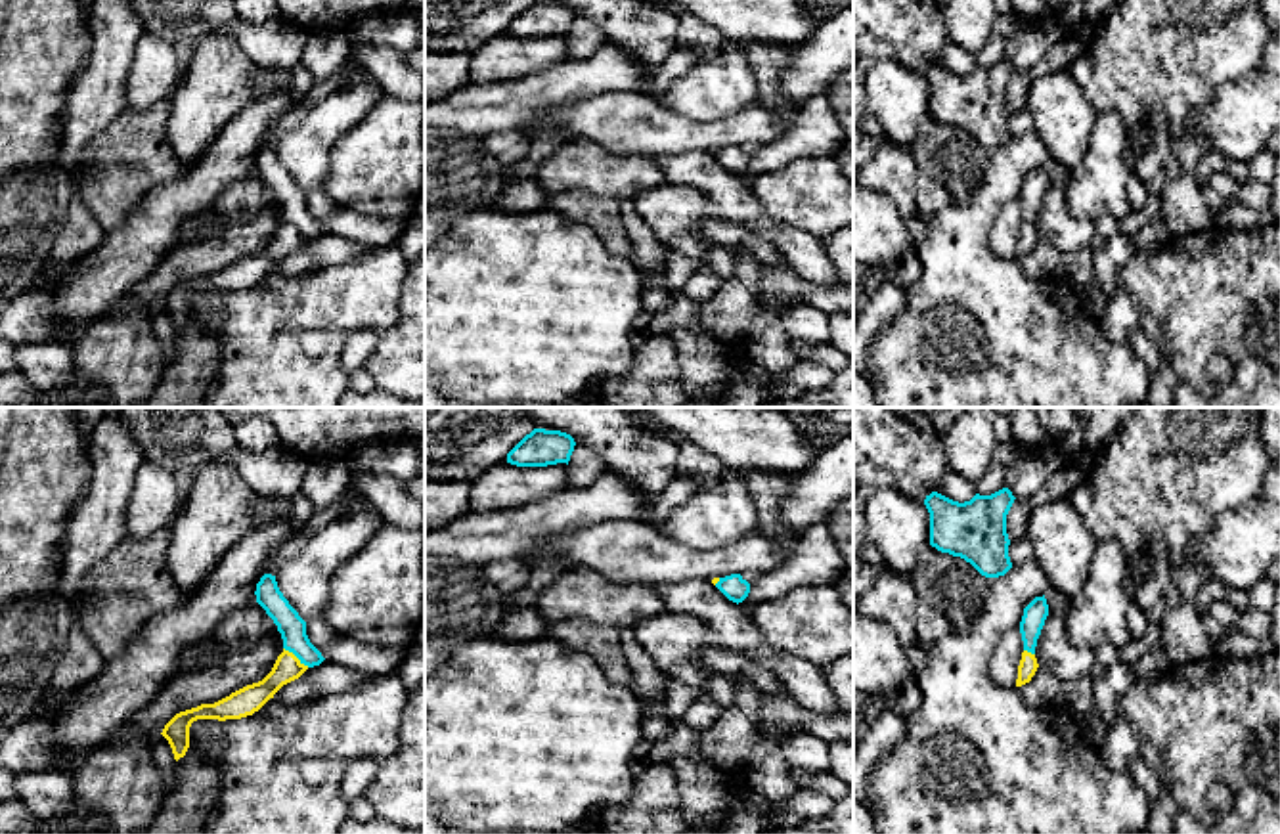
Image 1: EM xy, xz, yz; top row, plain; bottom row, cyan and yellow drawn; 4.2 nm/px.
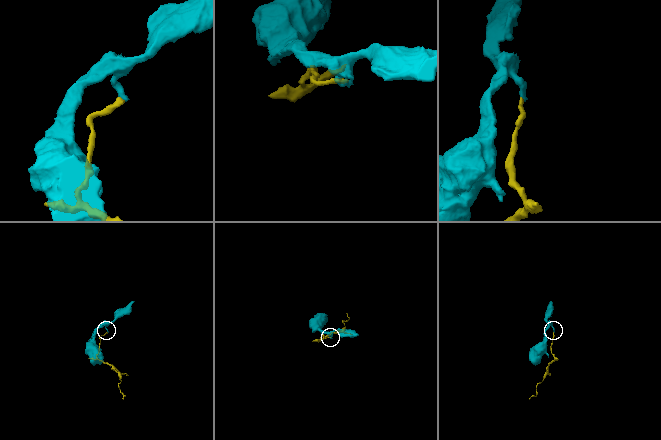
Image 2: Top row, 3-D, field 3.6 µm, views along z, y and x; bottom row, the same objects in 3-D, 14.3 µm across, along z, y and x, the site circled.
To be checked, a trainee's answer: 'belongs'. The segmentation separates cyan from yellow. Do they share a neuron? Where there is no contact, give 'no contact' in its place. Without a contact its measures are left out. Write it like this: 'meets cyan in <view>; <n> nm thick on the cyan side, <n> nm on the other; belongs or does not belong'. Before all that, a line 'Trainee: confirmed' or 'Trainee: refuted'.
Trainee: refuted
meets cyan in xy; 110 nm thick on the cyan side, 120 nm on the other; does not belong

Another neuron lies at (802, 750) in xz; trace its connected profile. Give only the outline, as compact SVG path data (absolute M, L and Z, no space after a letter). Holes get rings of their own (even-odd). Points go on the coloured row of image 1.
M807 733L781 736L781 746L790 767L807 773L830 773L828 742Z

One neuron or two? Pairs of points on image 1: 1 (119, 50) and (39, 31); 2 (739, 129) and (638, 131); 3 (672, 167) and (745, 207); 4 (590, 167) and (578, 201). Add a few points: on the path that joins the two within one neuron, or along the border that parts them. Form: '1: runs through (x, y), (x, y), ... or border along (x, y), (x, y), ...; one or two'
1: border along (88, 20), (90, 62), (71, 85); two
2: runs through (714, 132), (662, 132); one
3: runs through (689, 169), (703, 171), (728, 194); one
4: border along (551, 192), (592, 192), (618, 201); two

